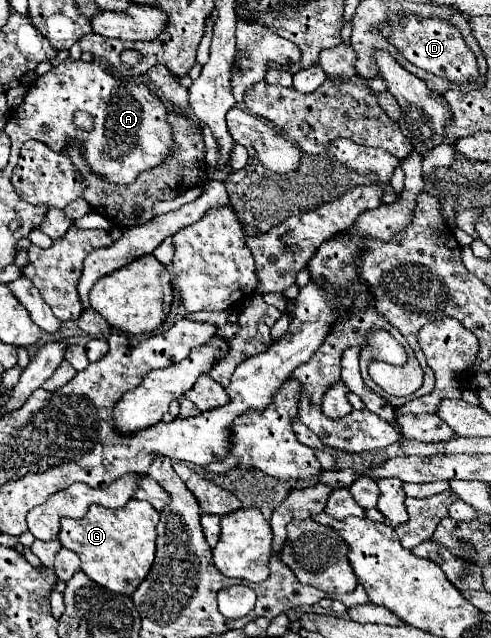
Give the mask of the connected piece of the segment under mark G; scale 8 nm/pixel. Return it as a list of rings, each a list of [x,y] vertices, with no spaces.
[[[129,499],[129,503],[121,509],[91,505],[87,515],[79,521],[61,519],[59,543],[79,555],[81,571],[91,581],[113,593],[131,595],[131,591],[139,587],[139,583],[147,577],[147,571],[153,565],[157,521],[159,513],[147,501]]]

